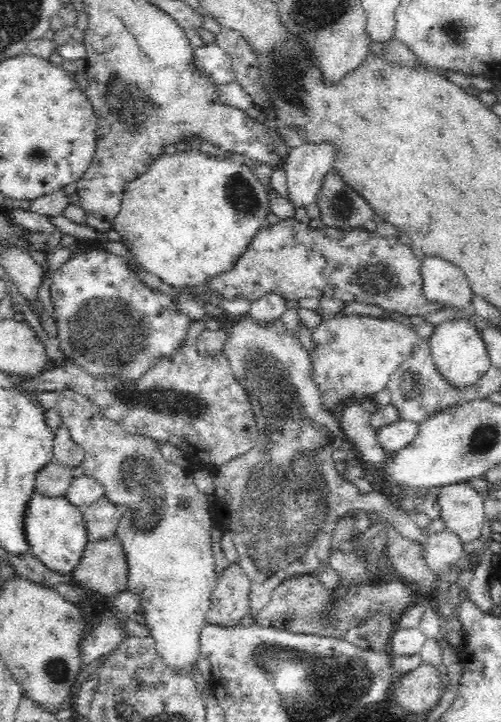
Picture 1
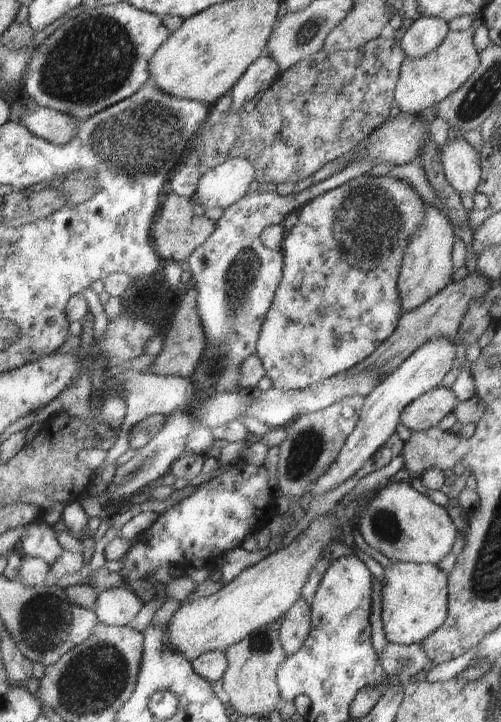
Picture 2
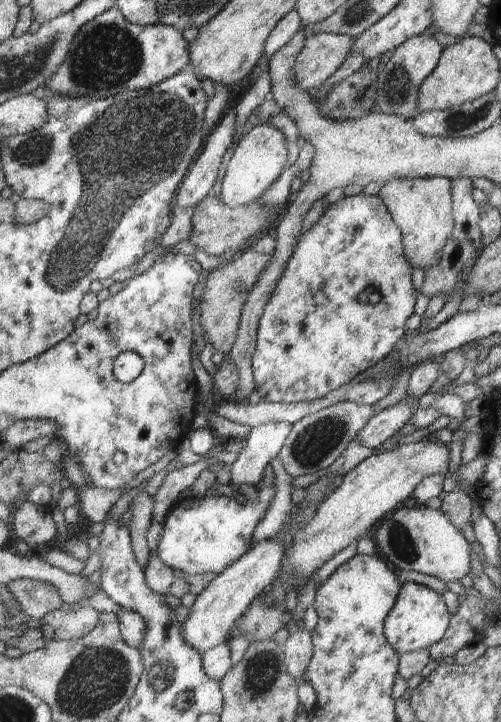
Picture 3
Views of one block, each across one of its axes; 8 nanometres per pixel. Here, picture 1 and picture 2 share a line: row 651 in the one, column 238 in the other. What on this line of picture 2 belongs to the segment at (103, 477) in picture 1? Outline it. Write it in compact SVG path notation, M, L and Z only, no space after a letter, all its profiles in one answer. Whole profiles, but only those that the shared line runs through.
M232 158L203 174L197 196L206 208L226 209L239 202L255 180L255 166L246 158Z

